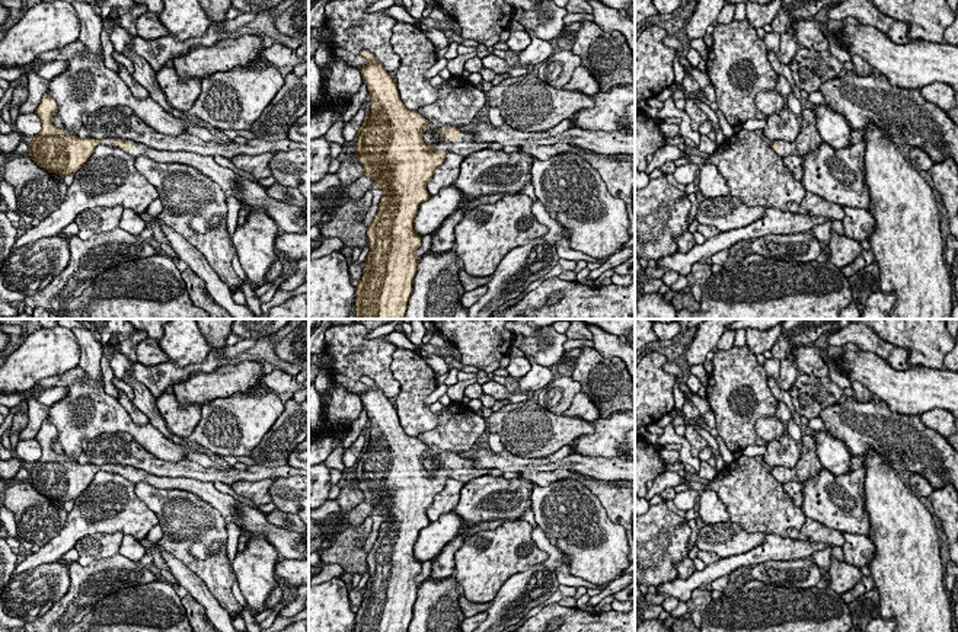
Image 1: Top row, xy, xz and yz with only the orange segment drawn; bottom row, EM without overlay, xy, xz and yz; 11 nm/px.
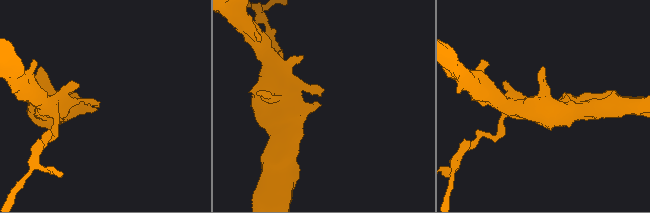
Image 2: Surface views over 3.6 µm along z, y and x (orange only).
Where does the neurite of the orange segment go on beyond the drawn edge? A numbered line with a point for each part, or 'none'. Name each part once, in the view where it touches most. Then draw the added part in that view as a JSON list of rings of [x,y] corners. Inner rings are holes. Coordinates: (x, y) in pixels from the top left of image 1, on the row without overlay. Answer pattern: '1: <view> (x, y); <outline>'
1: xz (466, 471); [[[443,453],[441,462],[437,457],[434,460],[438,465],[438,469],[434,472],[437,478],[453,478],[466,483],[475,478],[489,475],[489,469],[478,469],[470,457],[460,457],[456,469],[446,465],[446,453]]]

